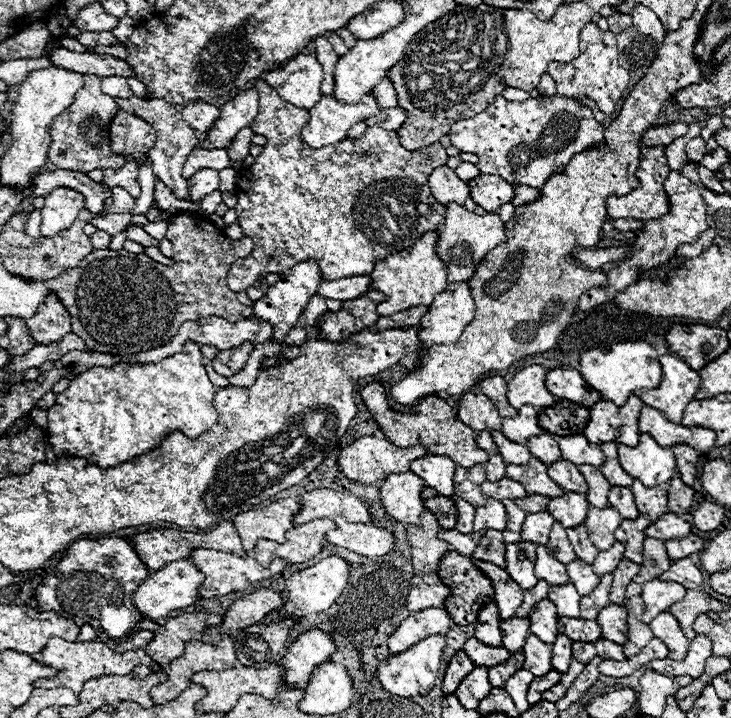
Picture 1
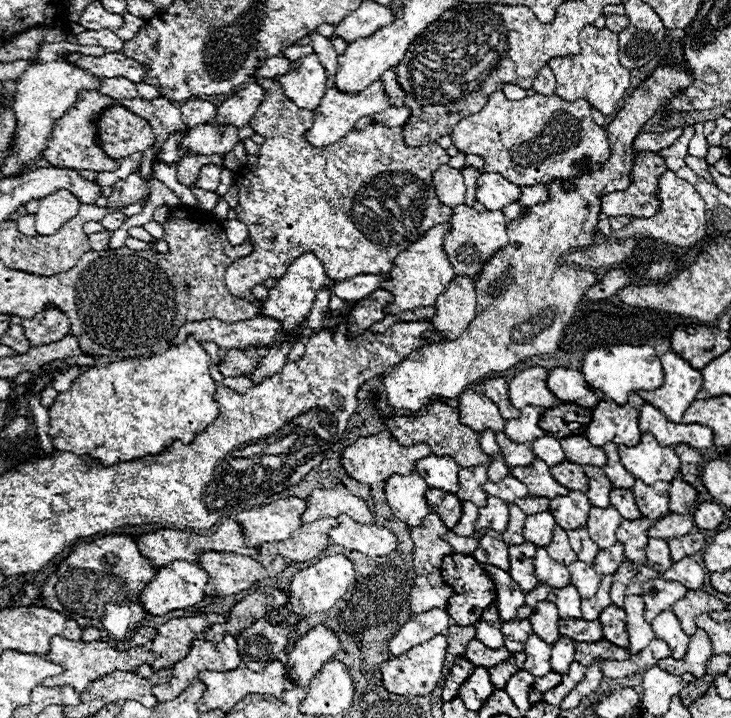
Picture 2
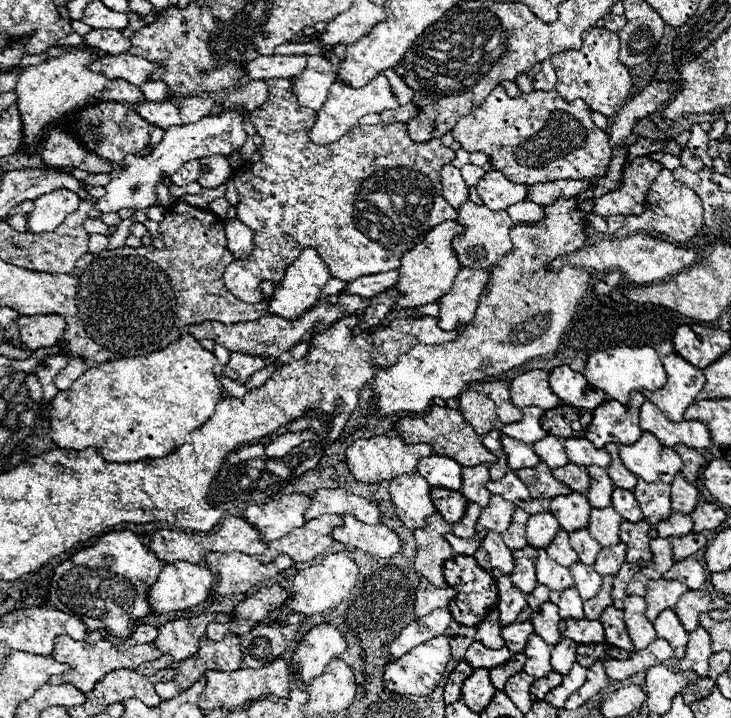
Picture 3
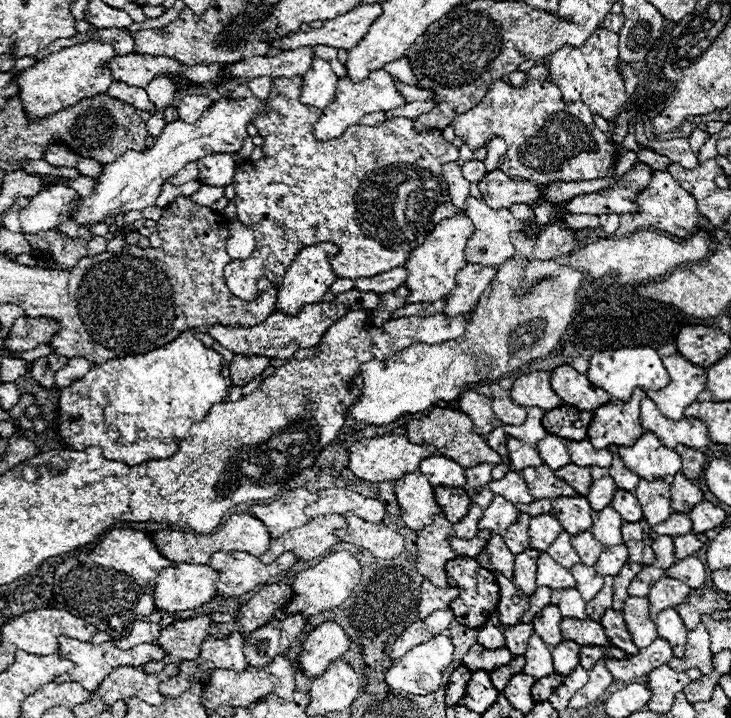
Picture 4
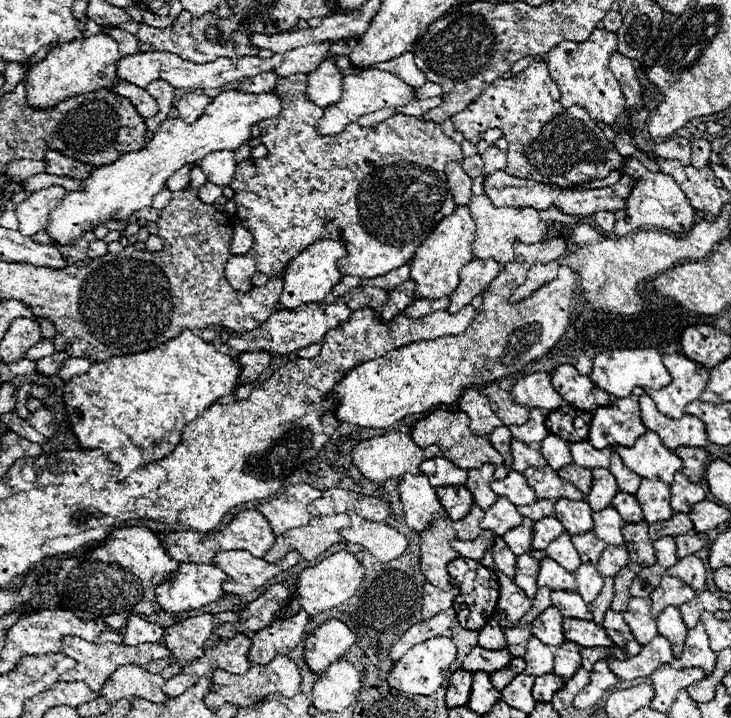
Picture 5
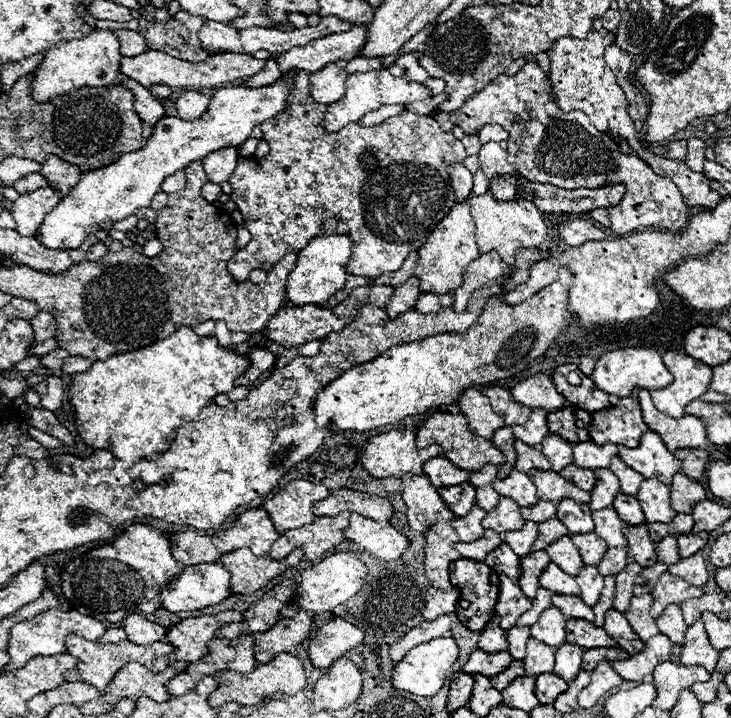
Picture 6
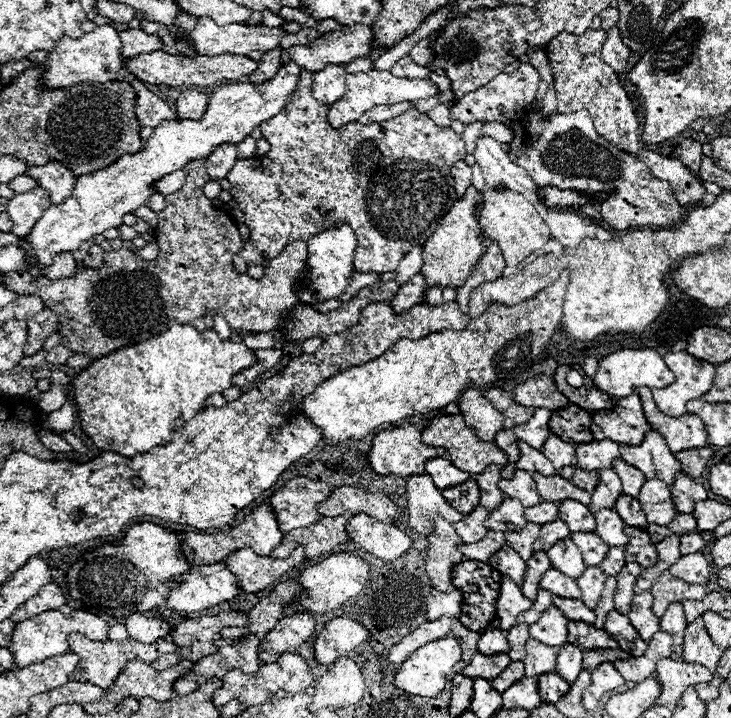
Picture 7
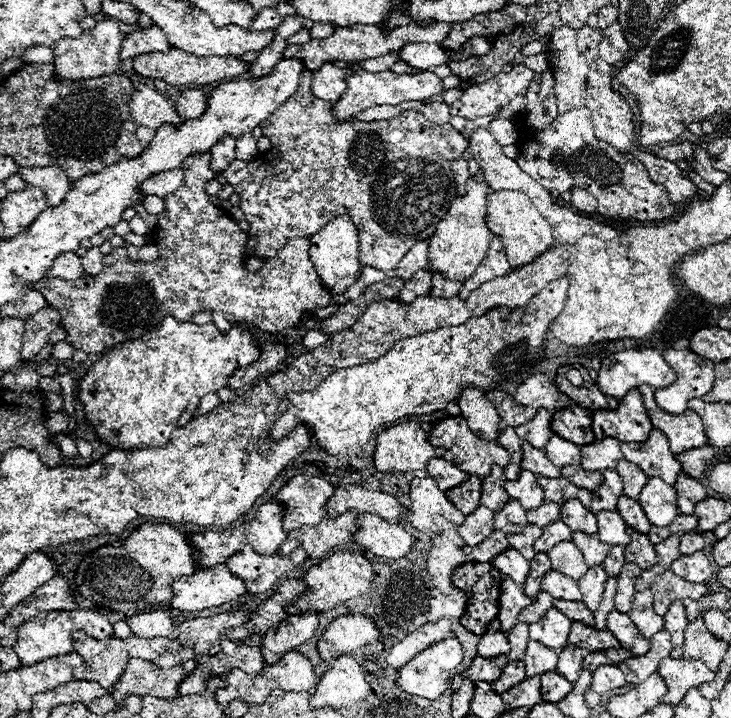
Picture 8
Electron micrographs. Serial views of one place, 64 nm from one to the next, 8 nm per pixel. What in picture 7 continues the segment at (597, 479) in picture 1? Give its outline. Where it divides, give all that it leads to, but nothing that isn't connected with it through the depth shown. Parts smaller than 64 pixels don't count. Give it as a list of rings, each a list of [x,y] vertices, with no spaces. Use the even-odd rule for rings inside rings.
[[[614,470],[598,472],[598,486],[592,492],[590,510],[598,512],[602,508],[614,508],[616,498],[622,494],[622,482],[618,480],[618,474]]]

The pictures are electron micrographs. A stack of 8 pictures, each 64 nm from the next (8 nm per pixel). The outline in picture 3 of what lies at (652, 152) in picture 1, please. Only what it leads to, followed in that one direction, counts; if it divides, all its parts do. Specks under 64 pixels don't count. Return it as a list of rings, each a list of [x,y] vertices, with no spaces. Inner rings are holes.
[[[638,156],[624,172],[624,184],[620,190],[604,194],[598,200],[586,200],[578,208],[598,216],[638,216],[644,212],[646,194],[662,170],[660,162],[648,156]]]

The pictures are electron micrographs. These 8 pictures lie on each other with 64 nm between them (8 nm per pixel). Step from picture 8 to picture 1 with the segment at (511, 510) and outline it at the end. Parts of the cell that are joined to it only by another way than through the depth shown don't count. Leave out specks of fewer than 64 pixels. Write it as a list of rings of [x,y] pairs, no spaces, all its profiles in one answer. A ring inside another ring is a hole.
[[[486,498],[484,506],[476,508],[476,516],[474,516],[474,532],[478,530],[504,530],[506,528],[506,508],[500,500],[494,498]]]

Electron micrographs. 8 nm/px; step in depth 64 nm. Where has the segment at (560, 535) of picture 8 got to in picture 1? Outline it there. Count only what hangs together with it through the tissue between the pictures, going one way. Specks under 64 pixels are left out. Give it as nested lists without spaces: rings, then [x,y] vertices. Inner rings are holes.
[[[546,510],[536,514],[526,514],[524,526],[522,526],[522,540],[534,540],[536,544],[546,544],[552,524],[554,524],[554,518]]]

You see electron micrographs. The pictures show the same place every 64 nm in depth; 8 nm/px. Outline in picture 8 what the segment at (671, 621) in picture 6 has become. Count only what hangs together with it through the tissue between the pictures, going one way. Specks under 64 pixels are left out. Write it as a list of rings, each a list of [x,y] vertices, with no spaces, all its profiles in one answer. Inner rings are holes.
[[[676,600],[674,604],[670,604],[668,612],[664,614],[664,630],[670,632],[672,636],[672,646],[674,646],[674,656],[680,656],[682,652],[682,644],[684,644],[684,628],[688,626],[686,614],[684,614],[684,604],[680,600]]]

